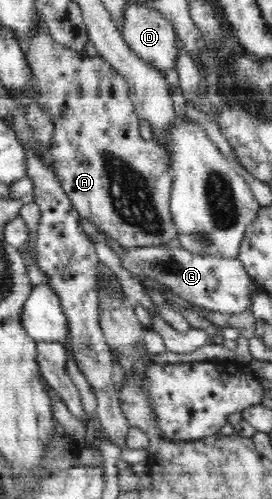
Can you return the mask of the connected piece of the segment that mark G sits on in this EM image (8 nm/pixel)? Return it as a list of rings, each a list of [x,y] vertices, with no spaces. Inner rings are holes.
[[[158,246],[133,247],[119,255],[121,266],[132,276],[138,276],[141,282],[157,280],[175,296],[187,300],[187,304],[229,314],[245,312],[252,304],[250,288],[253,280],[238,257],[205,256],[183,248]]]

